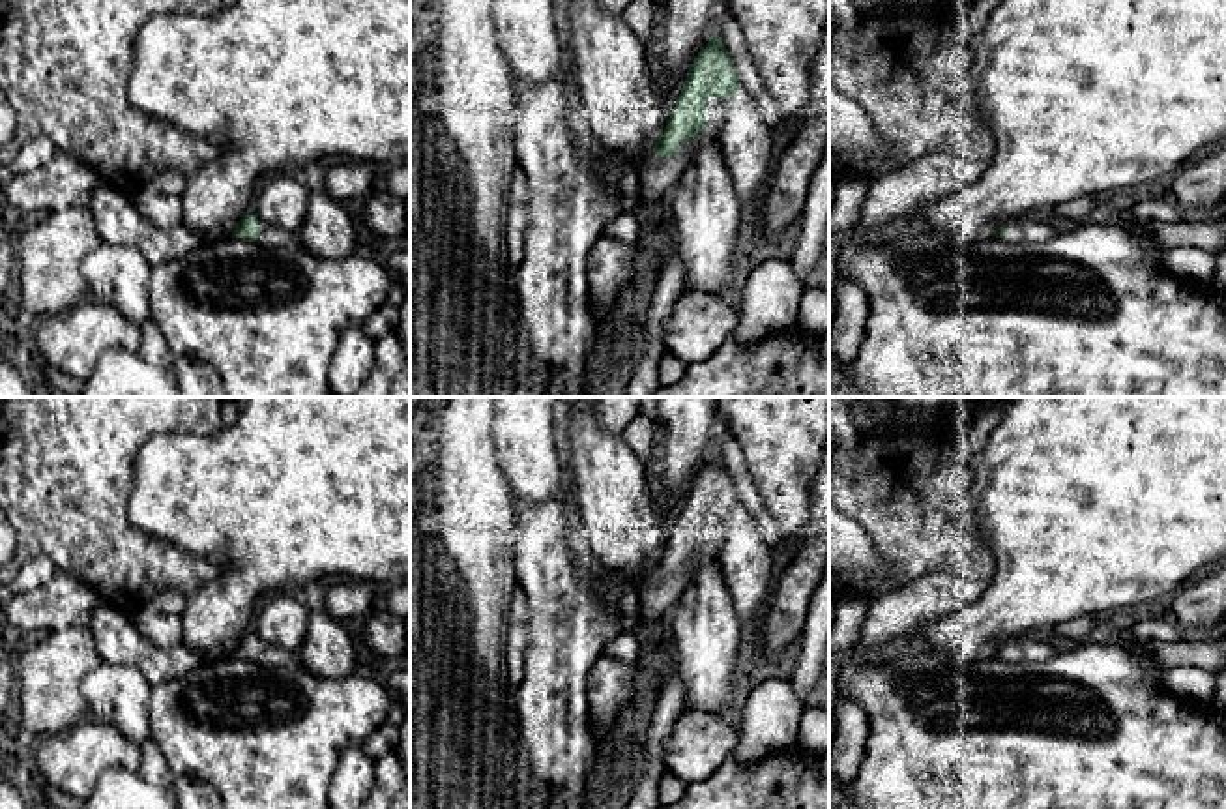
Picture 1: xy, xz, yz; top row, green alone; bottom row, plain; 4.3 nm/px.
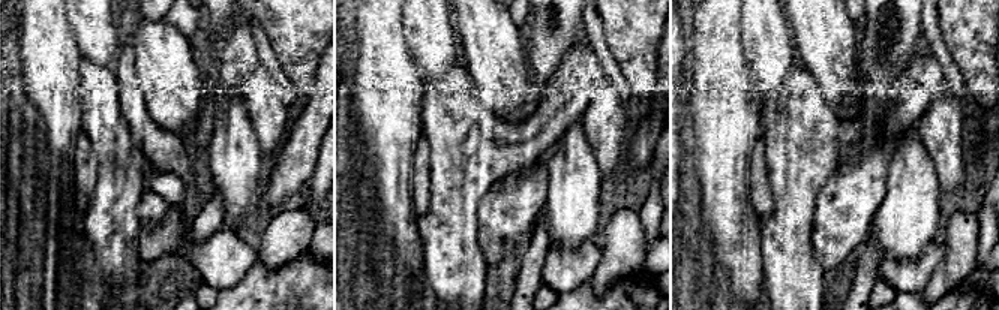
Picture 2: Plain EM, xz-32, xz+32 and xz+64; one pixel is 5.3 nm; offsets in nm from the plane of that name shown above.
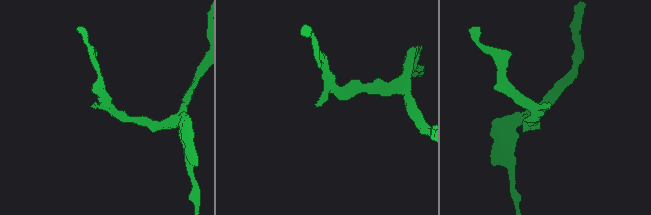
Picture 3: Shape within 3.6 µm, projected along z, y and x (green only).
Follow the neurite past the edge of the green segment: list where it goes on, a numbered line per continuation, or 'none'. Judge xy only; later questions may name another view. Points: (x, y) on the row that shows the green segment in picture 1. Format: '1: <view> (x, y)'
1: xy (272, 236)

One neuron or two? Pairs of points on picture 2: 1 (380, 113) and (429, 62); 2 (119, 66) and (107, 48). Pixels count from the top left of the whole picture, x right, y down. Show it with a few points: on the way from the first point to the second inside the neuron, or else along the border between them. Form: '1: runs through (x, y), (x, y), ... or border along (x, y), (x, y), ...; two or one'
1: border along (407, 39), (407, 47), (420, 74), (422, 89); two
2: border along (122, 41), (111, 66); two

